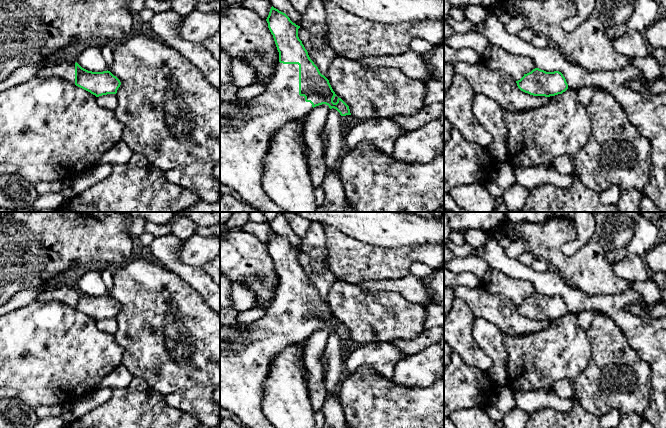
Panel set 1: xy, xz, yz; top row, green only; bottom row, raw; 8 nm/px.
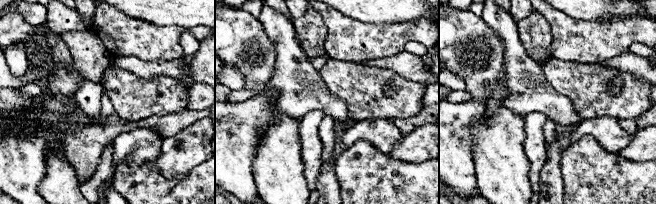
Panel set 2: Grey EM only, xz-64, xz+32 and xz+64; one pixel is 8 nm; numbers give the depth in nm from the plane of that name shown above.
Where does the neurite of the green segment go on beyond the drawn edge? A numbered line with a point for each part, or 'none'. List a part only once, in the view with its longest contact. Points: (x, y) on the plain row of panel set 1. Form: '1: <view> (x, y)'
1: xz (246, 353)

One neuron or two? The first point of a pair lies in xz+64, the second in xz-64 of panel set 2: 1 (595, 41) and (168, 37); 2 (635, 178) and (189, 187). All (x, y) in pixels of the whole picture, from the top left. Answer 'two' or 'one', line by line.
1: one
2: one

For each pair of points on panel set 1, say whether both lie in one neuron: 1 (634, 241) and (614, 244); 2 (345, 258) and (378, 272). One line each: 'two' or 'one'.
1: one
2: one

